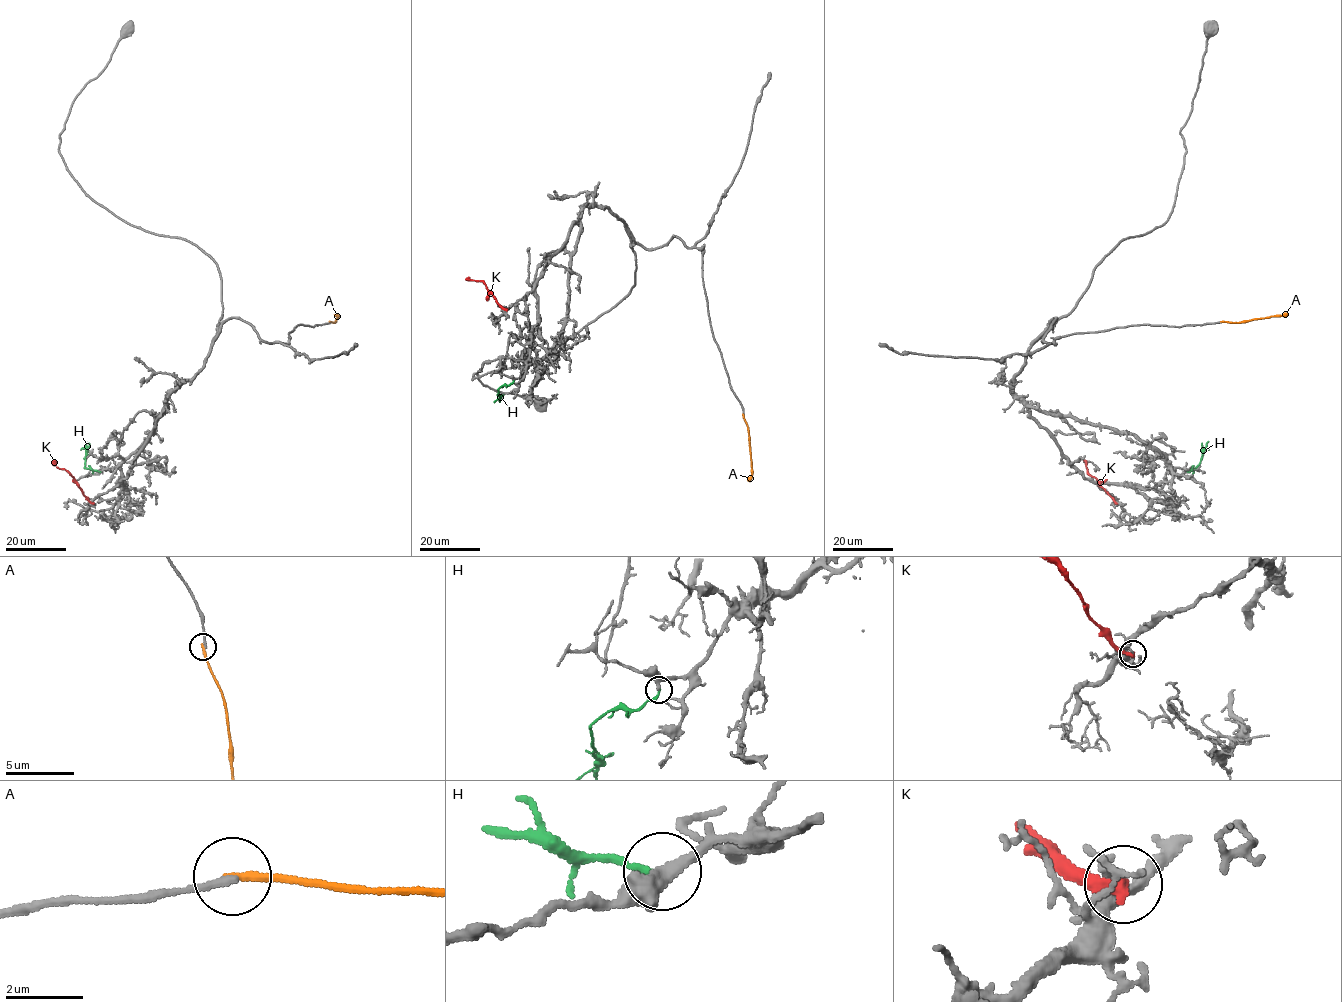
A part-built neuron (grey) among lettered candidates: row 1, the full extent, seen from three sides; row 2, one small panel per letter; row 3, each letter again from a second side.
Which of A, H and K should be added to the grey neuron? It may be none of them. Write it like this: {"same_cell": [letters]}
{"same_cell": []}

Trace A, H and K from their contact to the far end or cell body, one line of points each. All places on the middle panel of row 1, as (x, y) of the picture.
A: (742, 414), (747, 425), (752, 465), (752, 477), (748, 481)
H: (513, 381), (498, 389), (500, 402)
K: (506, 309), (497, 302), (483, 281), (467, 277)

